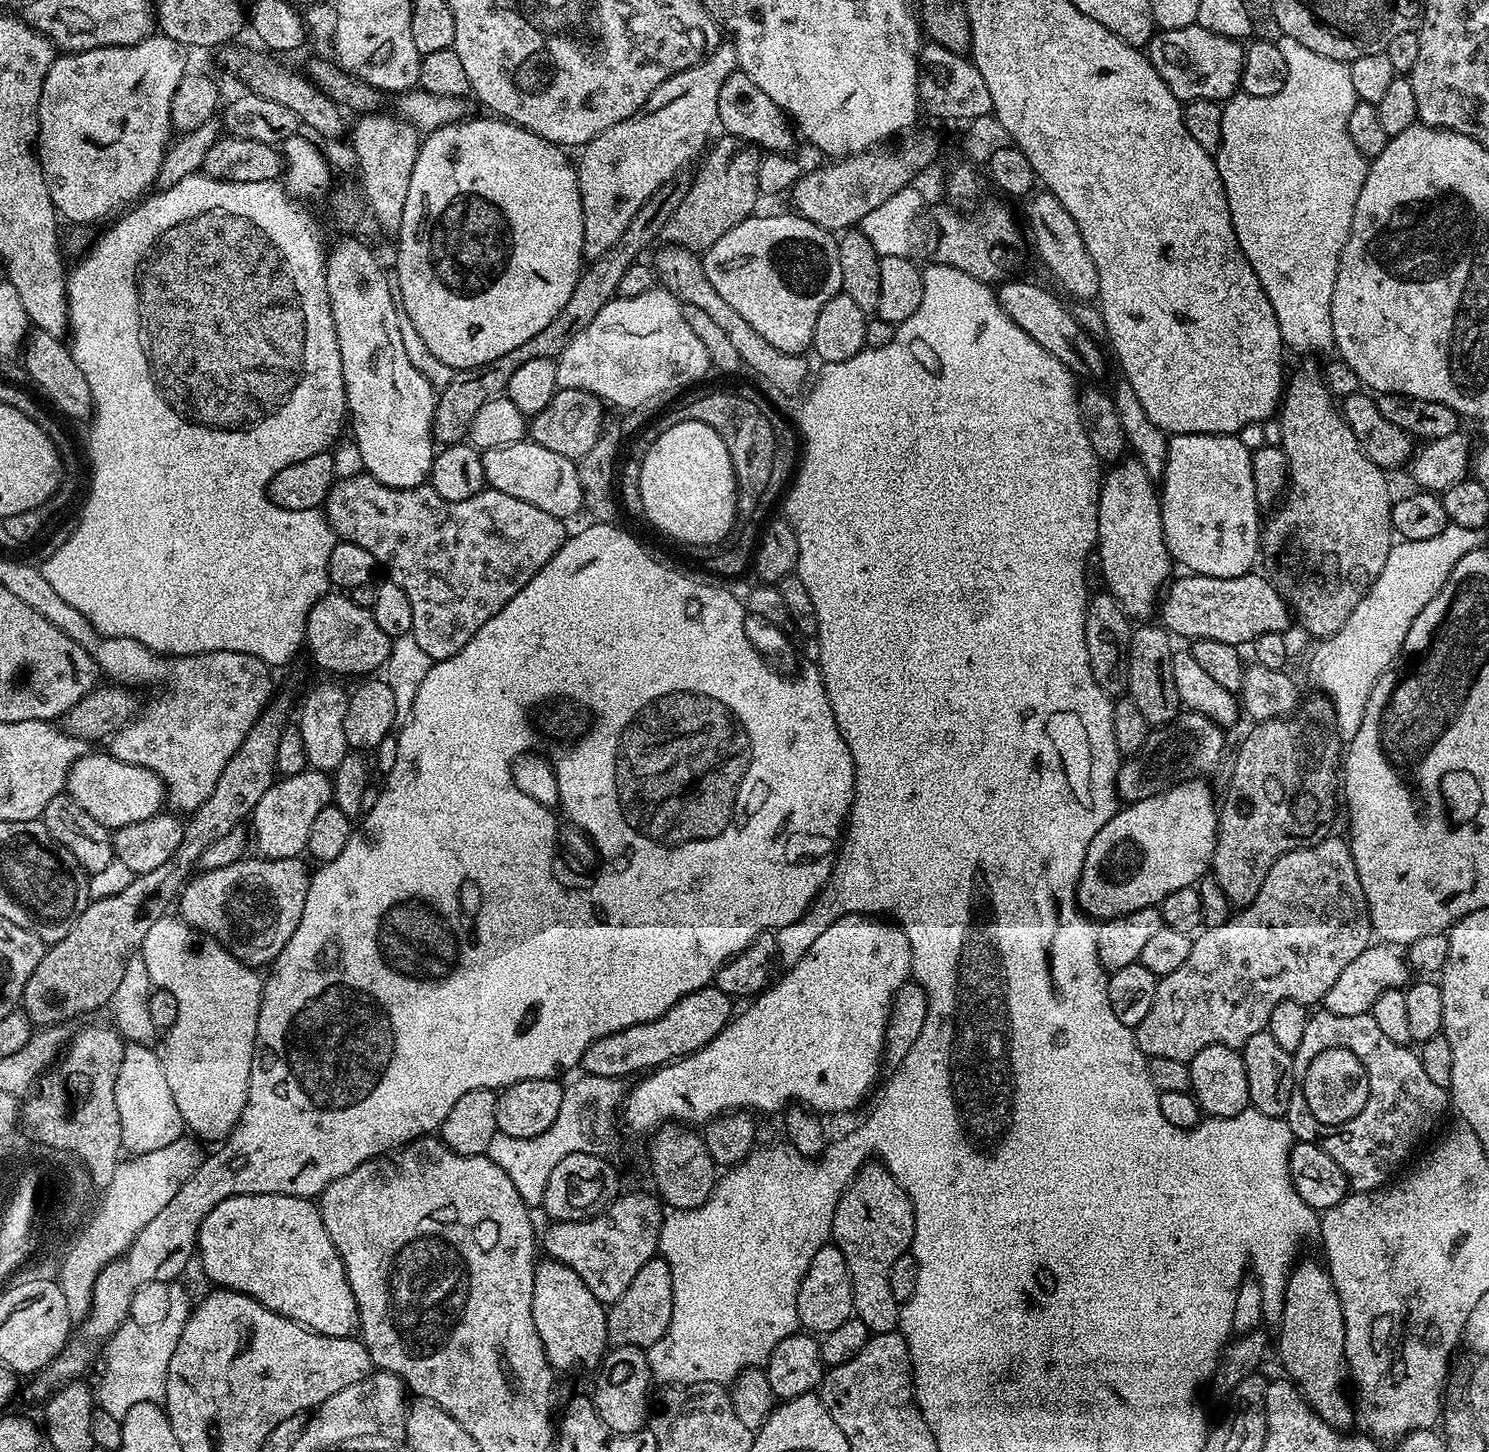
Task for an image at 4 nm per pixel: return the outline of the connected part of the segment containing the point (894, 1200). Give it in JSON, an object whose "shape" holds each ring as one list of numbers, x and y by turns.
{"shape":[[868,1162,844,1189,832,1219,831,1243,846,1258,852,1283,855,1319,866,1322,869,1333,897,1331,901,1305,890,1291,890,1270,912,1247,916,1233,916,1211,902,1186,879,1162]]}

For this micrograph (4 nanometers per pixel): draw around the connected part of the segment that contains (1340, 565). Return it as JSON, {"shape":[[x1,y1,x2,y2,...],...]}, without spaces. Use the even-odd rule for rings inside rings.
{"shape":[[1319,367,1317,369,1300,368,1293,376,1291,373,1284,390,1282,403,1278,409,1279,420,1280,440,1278,439,1278,444,1279,447,1284,449,1284,457,1288,463,1288,482,1286,485,1286,495,1283,497,1279,507,1275,509,1277,512,1269,520,1267,517,1263,521,1260,530,1259,555,1262,557,1262,568,1264,564,1265,569,1263,568,1263,571,1278,590,1280,597,1288,604,1295,623,1297,625,1301,624,1310,635,1316,636,1315,638,1327,638,1338,630,1342,630,1346,618,1350,618,1350,614,1354,614,1354,606,1358,606,1358,602,1362,602,1362,598,1370,590,1370,586,1374,586,1378,574,1382,574,1382,566,1386,566,1386,558,1390,554,1394,543,1394,533,1392,530,1394,495,1392,496,1391,490,1388,489,1388,480,1384,477,1387,476,1385,469,1380,468,1374,462,1370,462,1370,458,1366,458,1358,438,1354,438,1354,430,1350,430,1350,426,1344,421,1344,413,1338,407,1337,397,1333,396,1331,390,1328,389]]}

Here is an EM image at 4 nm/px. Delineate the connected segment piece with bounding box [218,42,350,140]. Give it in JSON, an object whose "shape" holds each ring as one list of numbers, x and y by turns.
{"shape":[[240,42,225,44,218,52,220,64,230,75,237,76,248,87,245,89,251,95,271,98,273,102,279,102,289,110,294,110,294,114,298,114,300,123,305,129,309,128,310,131,317,132,324,140,340,140,343,136,345,139,350,128,350,124,344,121,345,109,311,79,291,72,280,61,283,59,277,58,267,50,256,48,243,48]]}

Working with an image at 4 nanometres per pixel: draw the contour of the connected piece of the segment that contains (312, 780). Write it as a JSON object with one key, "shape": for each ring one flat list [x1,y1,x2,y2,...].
{"shape":[[305,770,302,774,285,776,262,794,262,799,250,817,254,848,265,860,274,858,300,858,305,855,310,838,310,826,318,810,332,803,332,778,327,772]]}

